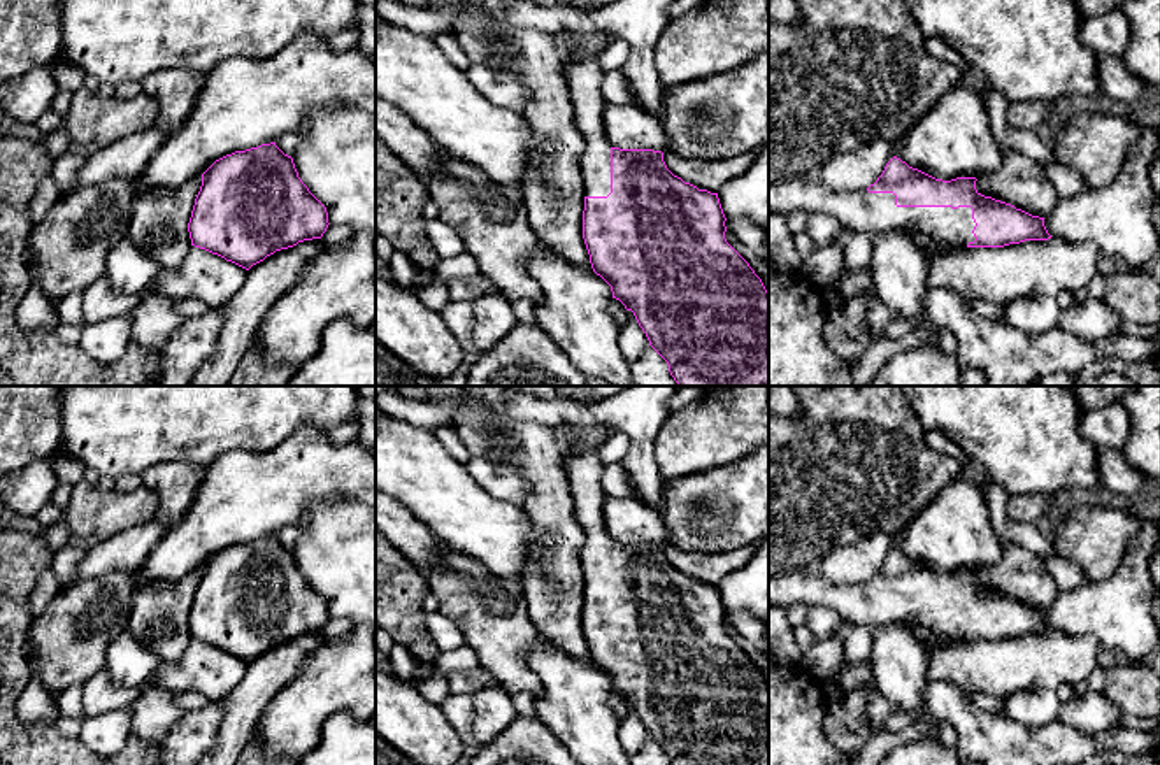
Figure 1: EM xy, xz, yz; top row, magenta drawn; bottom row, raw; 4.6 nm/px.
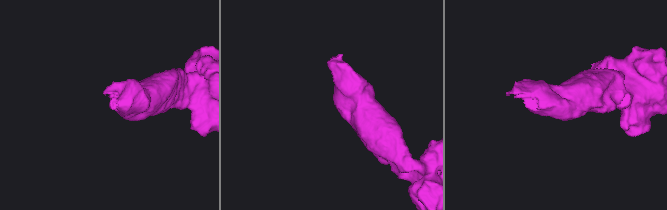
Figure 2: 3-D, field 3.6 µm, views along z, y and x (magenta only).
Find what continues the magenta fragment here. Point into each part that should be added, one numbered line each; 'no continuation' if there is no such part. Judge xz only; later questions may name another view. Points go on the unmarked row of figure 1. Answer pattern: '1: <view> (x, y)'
1: xz (585, 471)

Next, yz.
1: yz (857, 462)

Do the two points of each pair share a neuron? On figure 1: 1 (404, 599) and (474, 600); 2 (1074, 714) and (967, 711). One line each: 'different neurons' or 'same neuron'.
1: different neurons
2: different neurons

